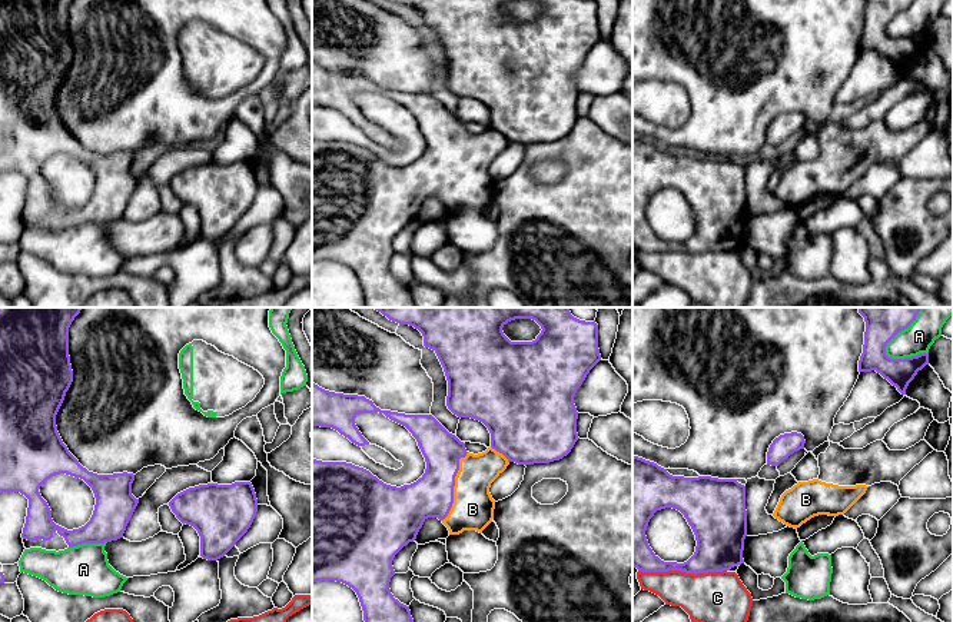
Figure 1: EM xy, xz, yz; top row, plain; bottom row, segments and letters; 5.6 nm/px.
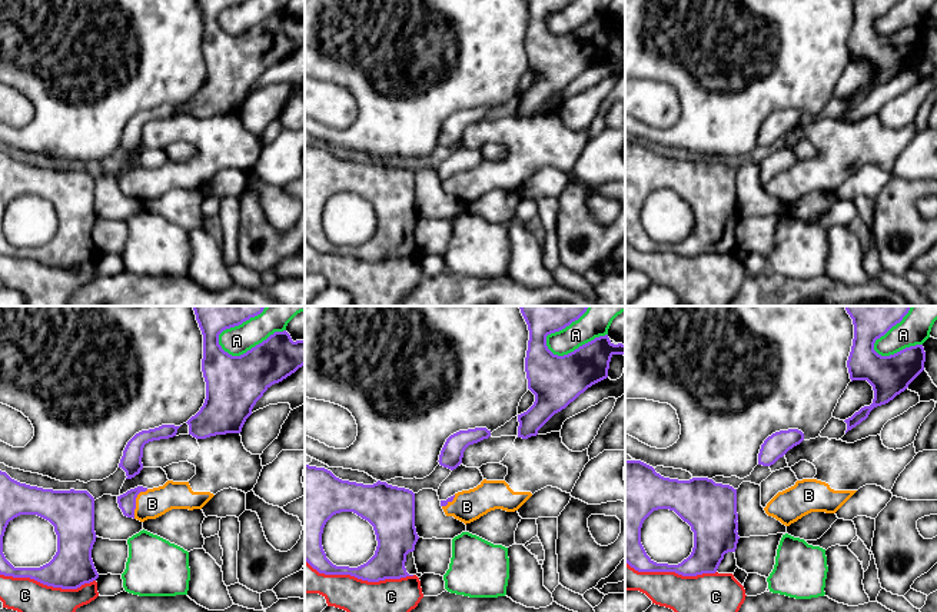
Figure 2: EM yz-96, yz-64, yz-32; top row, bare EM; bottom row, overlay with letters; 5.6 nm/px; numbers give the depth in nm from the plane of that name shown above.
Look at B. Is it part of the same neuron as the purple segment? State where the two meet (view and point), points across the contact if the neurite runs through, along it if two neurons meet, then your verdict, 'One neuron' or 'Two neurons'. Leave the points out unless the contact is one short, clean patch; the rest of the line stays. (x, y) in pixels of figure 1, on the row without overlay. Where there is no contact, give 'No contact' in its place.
Touches purple at xz (454, 165). One neuron

